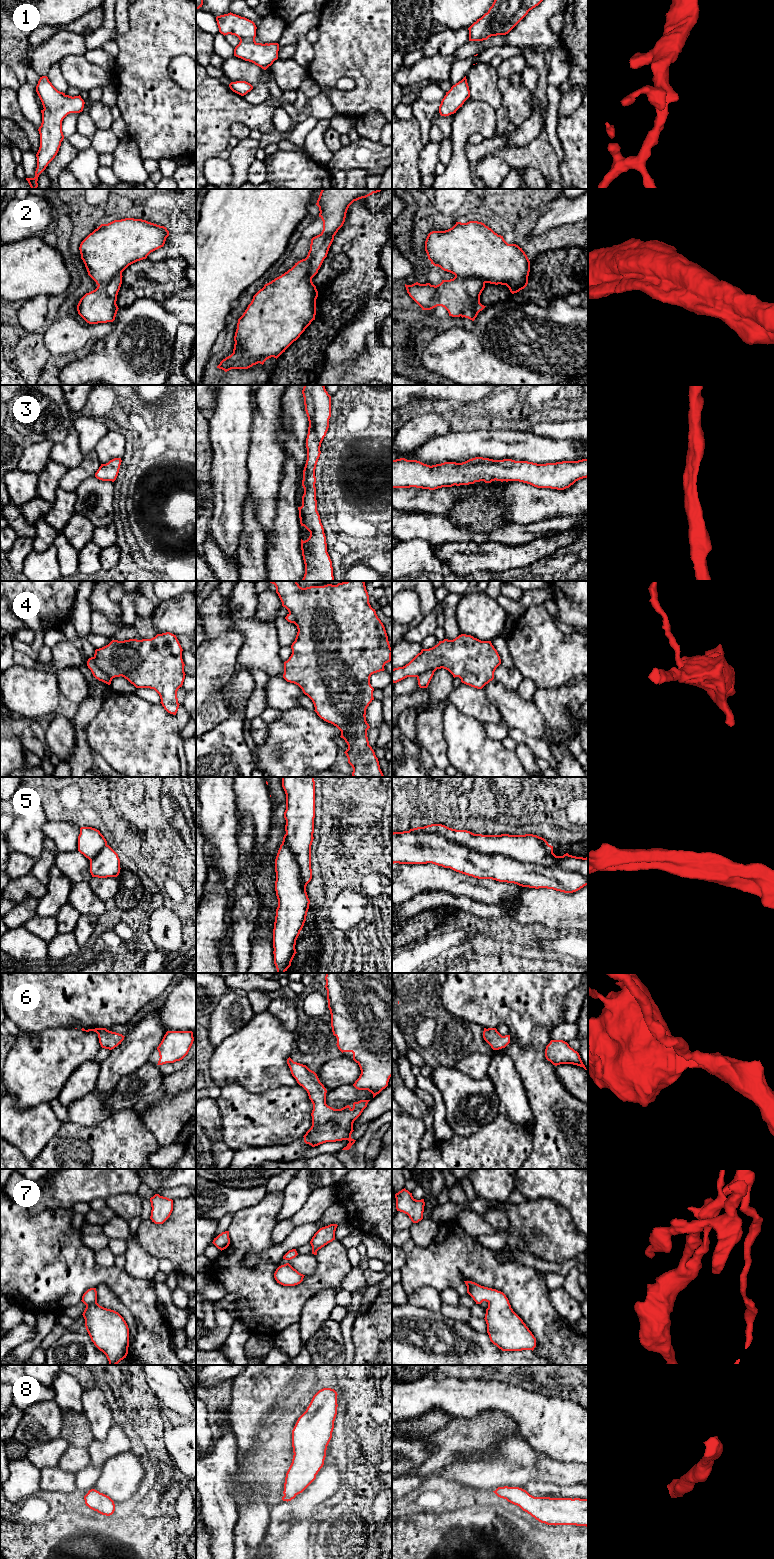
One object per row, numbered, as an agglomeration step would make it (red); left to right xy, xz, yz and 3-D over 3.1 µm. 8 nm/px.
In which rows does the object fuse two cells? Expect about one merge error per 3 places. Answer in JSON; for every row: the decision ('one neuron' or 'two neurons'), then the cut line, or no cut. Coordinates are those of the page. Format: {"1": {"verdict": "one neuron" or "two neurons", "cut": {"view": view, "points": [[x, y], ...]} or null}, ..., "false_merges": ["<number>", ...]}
{"1": {"verdict": "one neuron", "cut": null}, "2": {"verdict": "one neuron", "cut": null}, "3": {"verdict": "one neuron", "cut": null}, "4": {"verdict": "two neurons", "cut": {"view": "xy", "points": [[93, 657], [96, 665], [112, 678]]}}, "5": {"verdict": "two neurons", "cut": {"view": "yz", "points": [[409, 830], [441, 834], [480, 852], [557, 865], [587, 878]]}}, "6": {"verdict": "one neuron", "cut": null}, "7": {"verdict": "one neuron", "cut": null}, "8": {"verdict": "one neuron", "cut": null}, "false_merges": ["4", "5"]}

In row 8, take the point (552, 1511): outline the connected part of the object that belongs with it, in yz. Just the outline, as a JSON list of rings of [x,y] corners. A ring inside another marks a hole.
[[[508,1486],[498,1487],[493,1492],[541,1523],[588,1527],[588,1499],[534,1497],[522,1488]]]

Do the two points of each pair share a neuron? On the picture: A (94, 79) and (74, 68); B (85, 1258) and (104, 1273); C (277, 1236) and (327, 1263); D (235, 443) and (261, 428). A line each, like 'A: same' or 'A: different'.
A: same
B: same
C: different
D: different

